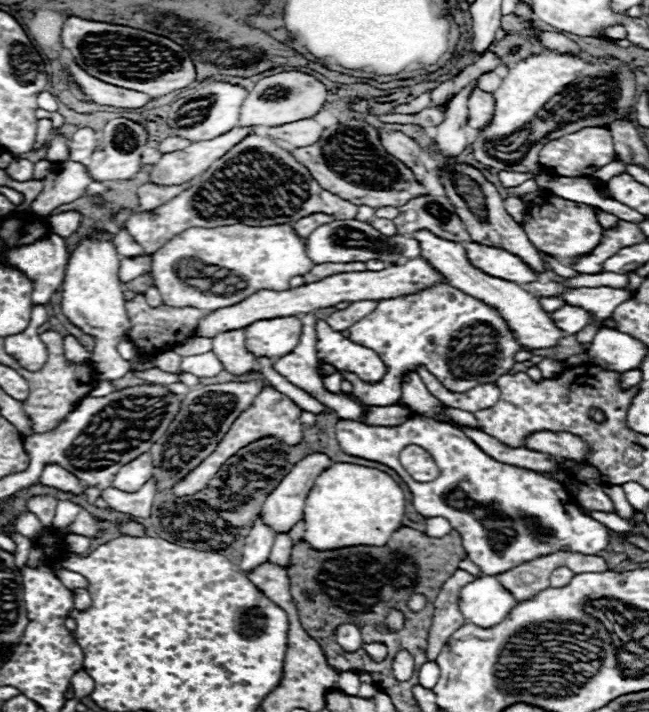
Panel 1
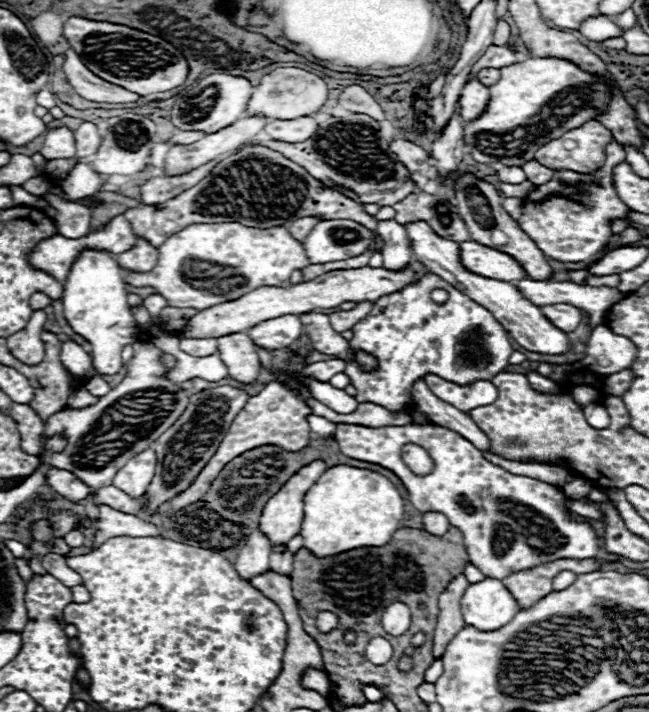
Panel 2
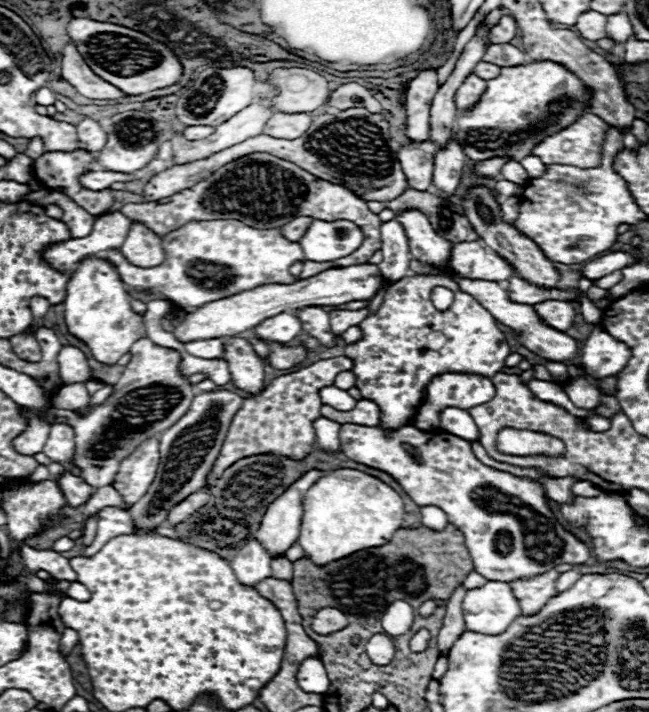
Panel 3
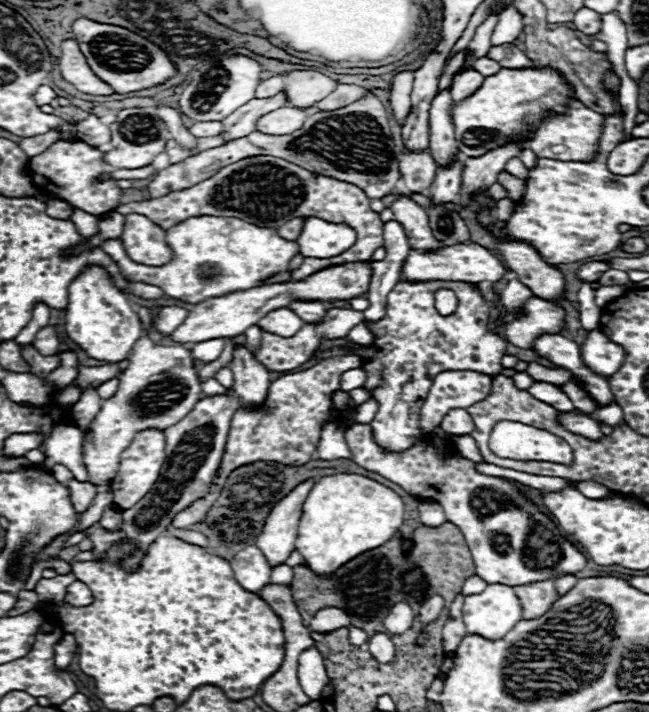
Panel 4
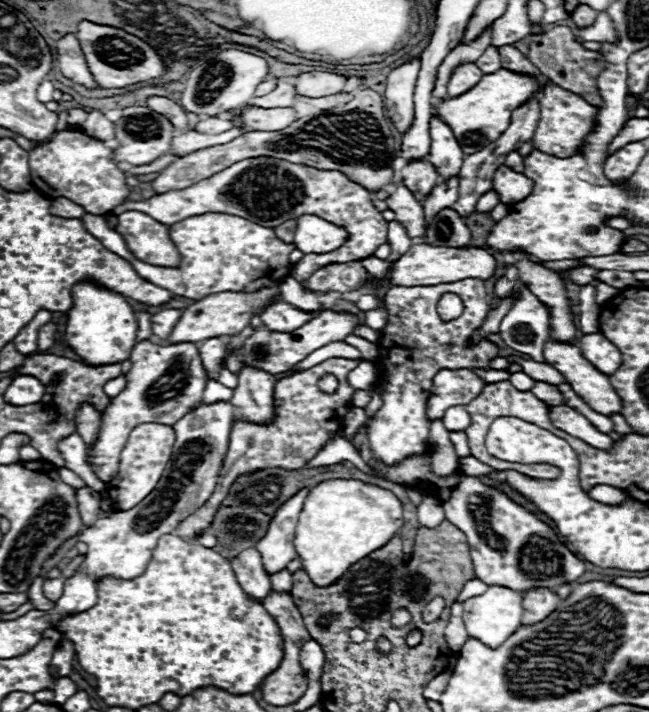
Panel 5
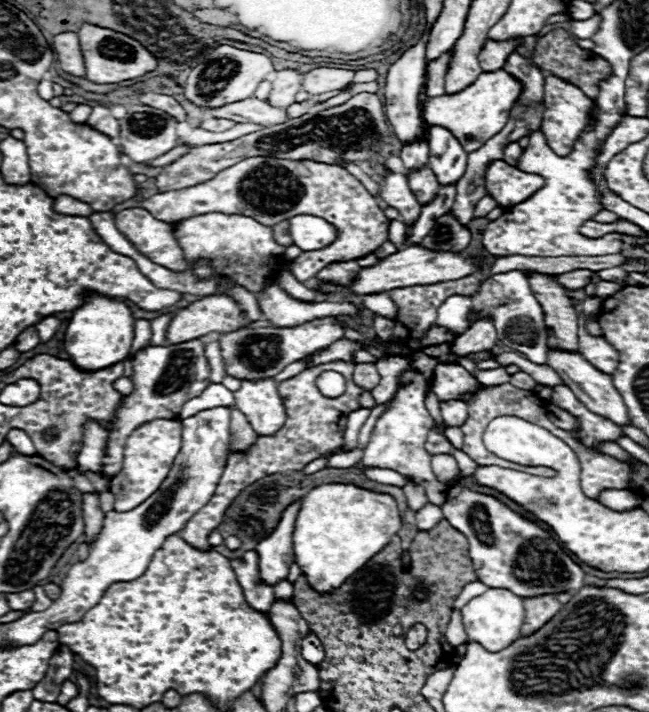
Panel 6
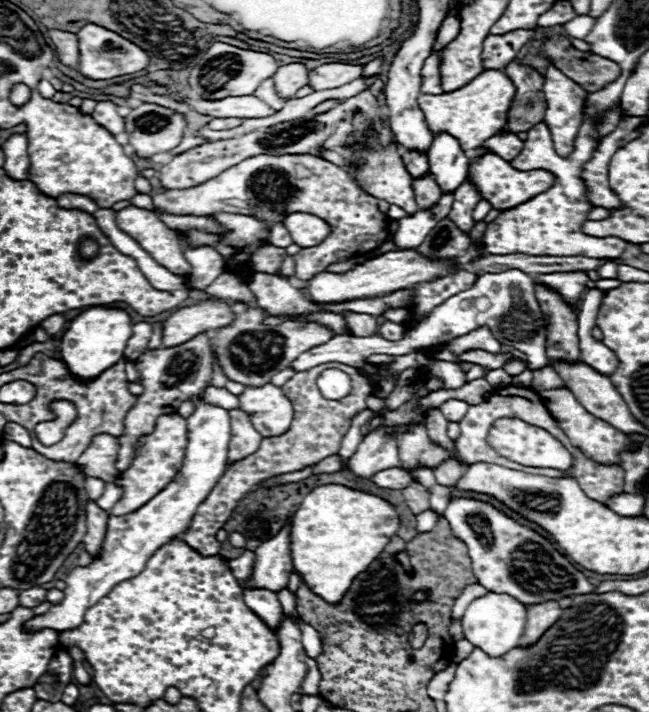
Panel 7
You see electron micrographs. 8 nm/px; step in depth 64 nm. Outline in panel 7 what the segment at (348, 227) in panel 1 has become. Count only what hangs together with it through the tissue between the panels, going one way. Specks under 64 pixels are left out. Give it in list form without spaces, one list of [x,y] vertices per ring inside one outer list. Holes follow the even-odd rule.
[[[294,212],[286,216],[282,222],[288,228],[294,244],[298,244],[300,248],[316,246],[330,234],[330,226],[322,218],[316,218],[312,214]]]

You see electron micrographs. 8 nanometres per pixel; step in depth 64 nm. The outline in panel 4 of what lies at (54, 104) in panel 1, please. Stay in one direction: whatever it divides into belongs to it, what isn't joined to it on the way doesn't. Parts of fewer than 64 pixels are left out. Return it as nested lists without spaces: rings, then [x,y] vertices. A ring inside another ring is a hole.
[[[40,86],[40,88],[36,90],[36,104],[38,104],[38,106],[50,104],[54,98],[56,98],[56,94],[54,94],[54,90],[52,90],[50,86]]]

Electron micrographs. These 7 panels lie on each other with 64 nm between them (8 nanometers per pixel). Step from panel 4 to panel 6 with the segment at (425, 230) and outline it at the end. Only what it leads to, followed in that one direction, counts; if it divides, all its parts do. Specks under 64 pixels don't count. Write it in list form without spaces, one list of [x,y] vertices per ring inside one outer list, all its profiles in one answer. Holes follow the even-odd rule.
[[[388,172],[382,182],[384,182],[384,186],[382,186],[380,198],[382,198],[388,206],[392,206],[392,208],[396,208],[396,210],[400,212],[404,224],[412,226],[412,224],[418,220],[422,206],[418,204],[418,200],[416,200],[416,197],[412,194],[407,176]]]

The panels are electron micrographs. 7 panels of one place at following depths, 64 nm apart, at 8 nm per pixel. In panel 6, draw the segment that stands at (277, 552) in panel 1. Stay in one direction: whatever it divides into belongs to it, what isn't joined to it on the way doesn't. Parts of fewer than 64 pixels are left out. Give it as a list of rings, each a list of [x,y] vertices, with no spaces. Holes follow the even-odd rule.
[[[288,578],[280,580],[274,586],[274,592],[276,592],[276,598],[280,598],[280,600],[292,600],[292,582]]]

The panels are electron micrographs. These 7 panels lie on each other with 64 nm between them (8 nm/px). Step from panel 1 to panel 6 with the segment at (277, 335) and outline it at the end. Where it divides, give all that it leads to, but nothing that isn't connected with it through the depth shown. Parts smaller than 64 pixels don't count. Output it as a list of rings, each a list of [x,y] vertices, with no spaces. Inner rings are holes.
[[[268,282],[264,290],[258,294],[258,304],[266,320],[272,322],[276,328],[292,328],[296,324],[304,324],[322,316],[342,316],[342,314],[356,314],[356,306],[348,302],[316,302],[304,304],[290,298],[284,290],[278,288],[276,282]]]

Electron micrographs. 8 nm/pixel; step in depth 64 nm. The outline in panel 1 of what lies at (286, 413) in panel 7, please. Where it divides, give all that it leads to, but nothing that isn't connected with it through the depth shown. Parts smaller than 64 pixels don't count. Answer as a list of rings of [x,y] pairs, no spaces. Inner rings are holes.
[[[244,330],[216,334],[212,338],[212,352],[218,356],[224,370],[236,376],[248,374],[256,366],[256,358],[246,350],[244,344]]]

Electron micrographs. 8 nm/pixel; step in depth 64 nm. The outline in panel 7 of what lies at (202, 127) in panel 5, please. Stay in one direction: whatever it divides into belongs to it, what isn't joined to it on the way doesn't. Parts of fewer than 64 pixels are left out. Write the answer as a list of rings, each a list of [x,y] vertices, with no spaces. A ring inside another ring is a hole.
[[[212,118],[210,122],[208,122],[208,128],[210,130],[230,130],[230,128],[236,128],[236,126],[240,126],[244,120],[240,120],[240,118]]]

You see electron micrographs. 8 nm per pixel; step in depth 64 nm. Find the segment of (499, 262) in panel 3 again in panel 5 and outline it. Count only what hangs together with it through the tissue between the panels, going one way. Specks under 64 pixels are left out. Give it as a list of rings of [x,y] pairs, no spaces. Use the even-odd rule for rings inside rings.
[[[414,244],[392,270],[392,286],[430,286],[440,282],[458,282],[466,278],[488,280],[496,272],[496,258],[484,248],[450,248],[450,246],[428,246]]]

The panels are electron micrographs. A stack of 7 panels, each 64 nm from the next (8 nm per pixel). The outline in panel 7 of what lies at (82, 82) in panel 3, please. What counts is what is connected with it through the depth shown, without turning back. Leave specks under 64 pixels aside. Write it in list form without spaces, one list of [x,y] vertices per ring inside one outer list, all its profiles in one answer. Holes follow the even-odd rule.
[[[50,30],[50,40],[54,44],[54,52],[58,56],[58,60],[64,66],[70,66],[74,70],[78,70],[78,60],[80,60],[80,52],[78,52],[78,38],[72,32],[62,32],[62,30]]]

